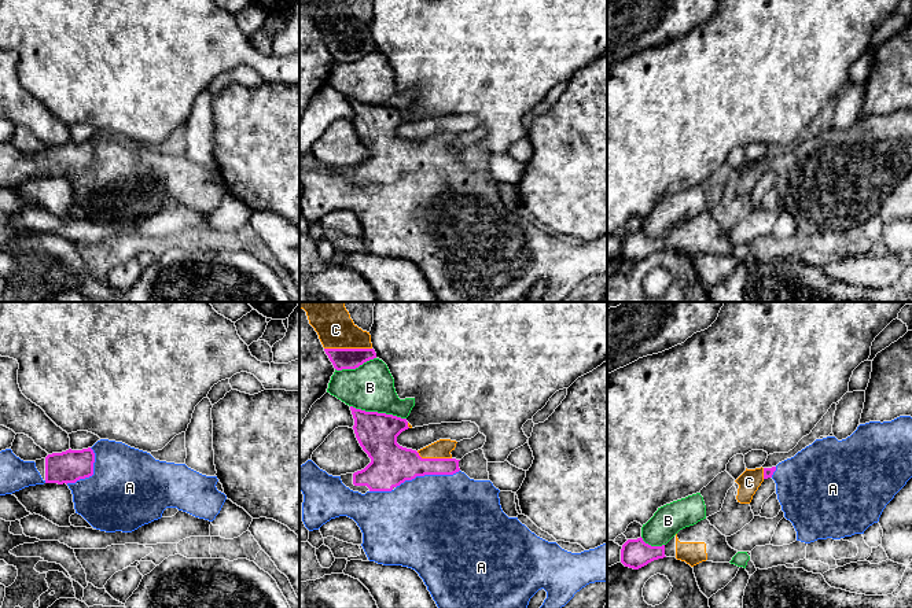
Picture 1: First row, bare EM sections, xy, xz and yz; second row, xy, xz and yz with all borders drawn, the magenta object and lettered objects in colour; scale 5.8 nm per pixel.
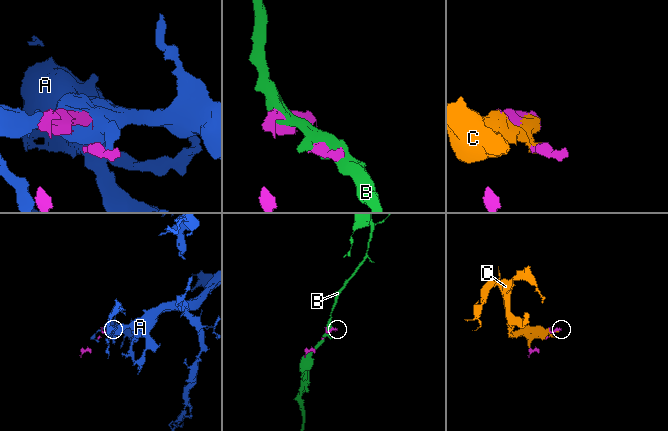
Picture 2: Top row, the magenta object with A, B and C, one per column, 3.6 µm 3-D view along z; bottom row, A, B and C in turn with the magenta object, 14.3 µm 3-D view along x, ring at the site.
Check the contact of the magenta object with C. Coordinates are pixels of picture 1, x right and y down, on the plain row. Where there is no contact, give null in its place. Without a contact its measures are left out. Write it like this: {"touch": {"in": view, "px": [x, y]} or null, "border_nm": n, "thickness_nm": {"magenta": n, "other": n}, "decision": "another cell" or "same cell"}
{"touch": {"in": "xz", "px": [348, 41]}, "border_nm": 280, "thickness_nm": {"magenta": 130, "other": 220}, "decision": "same cell"}

